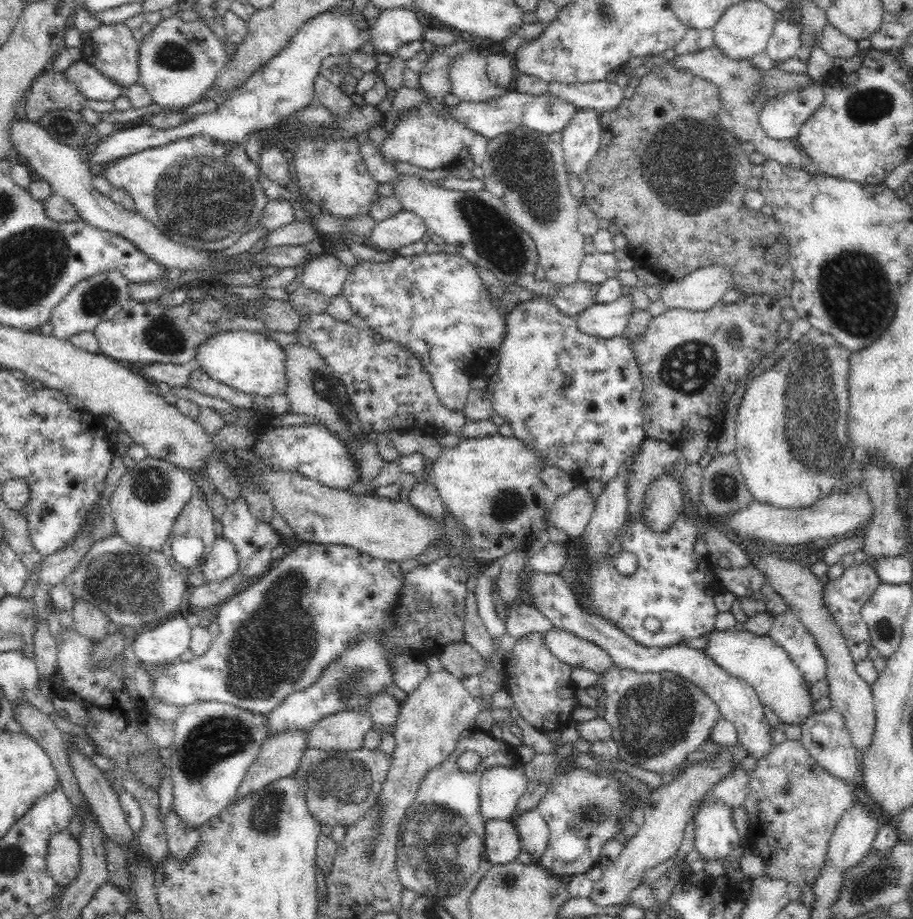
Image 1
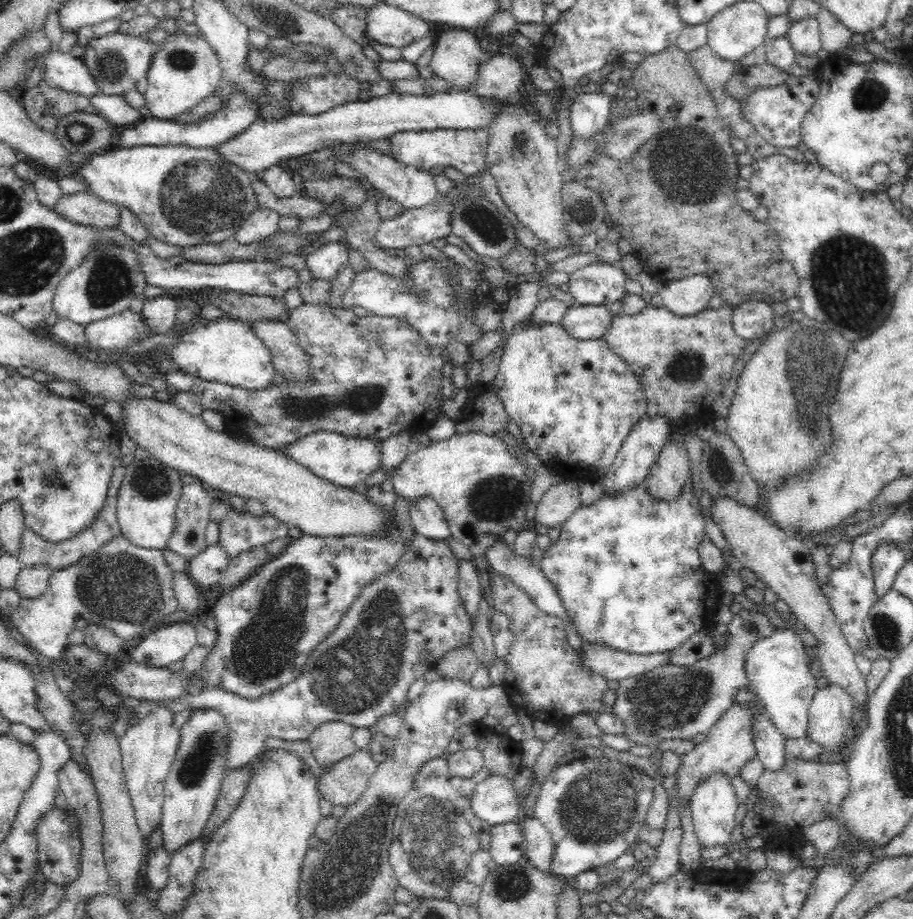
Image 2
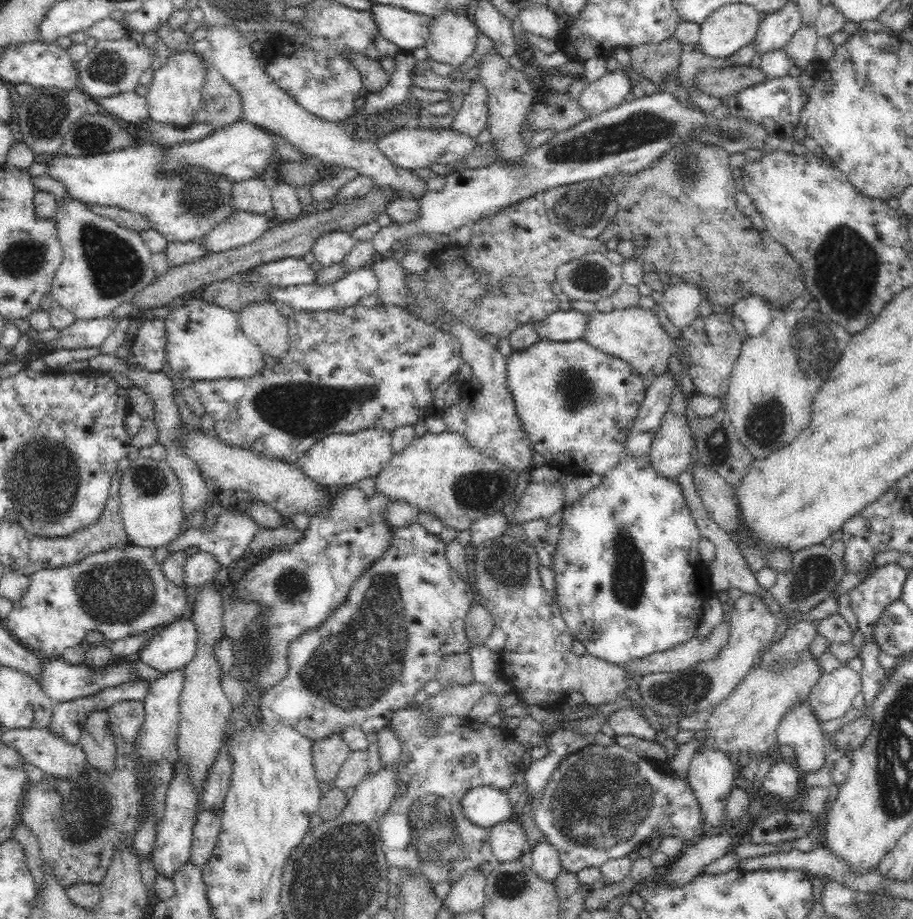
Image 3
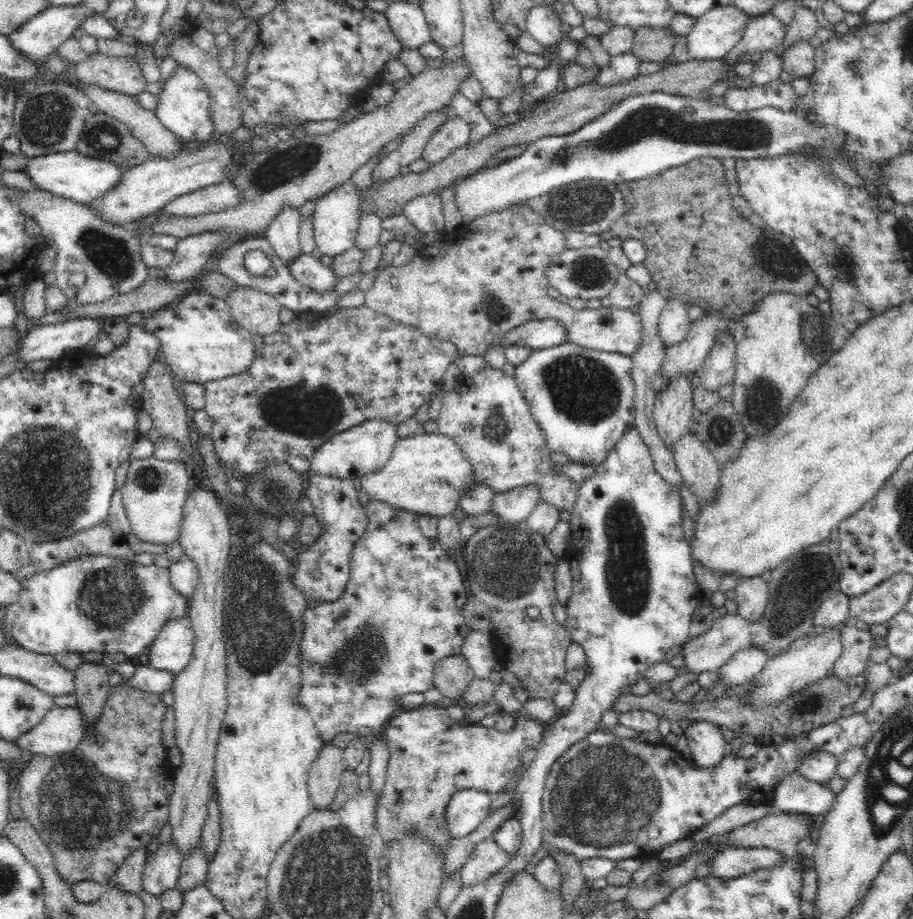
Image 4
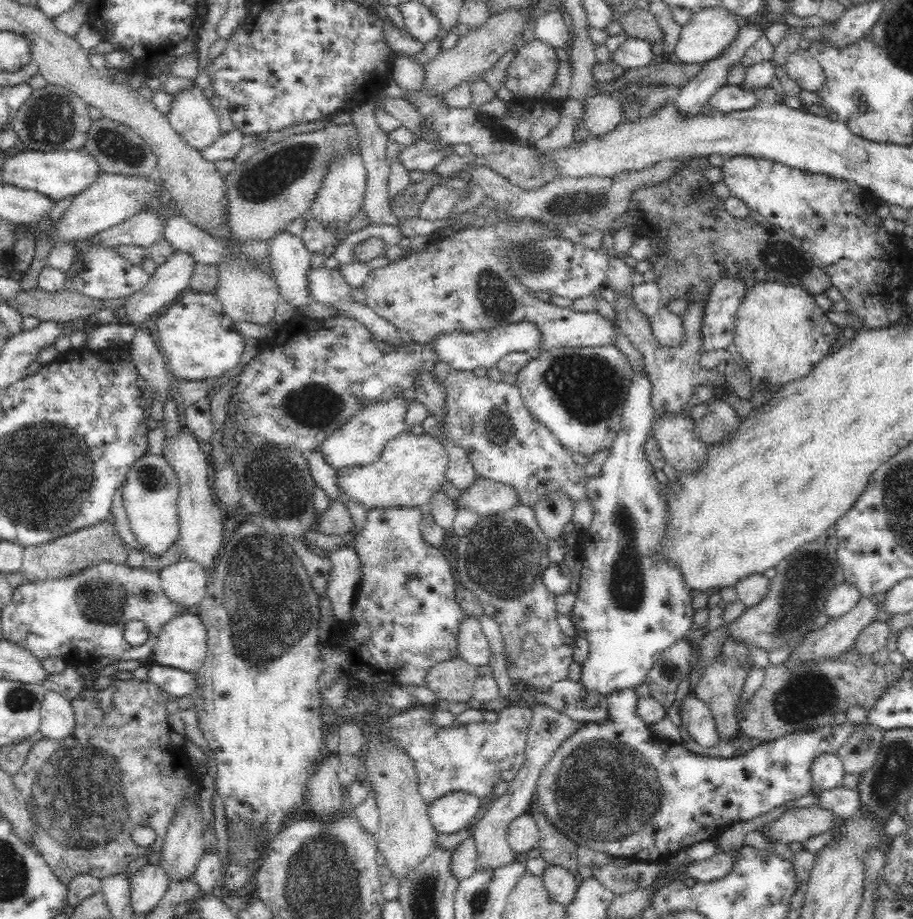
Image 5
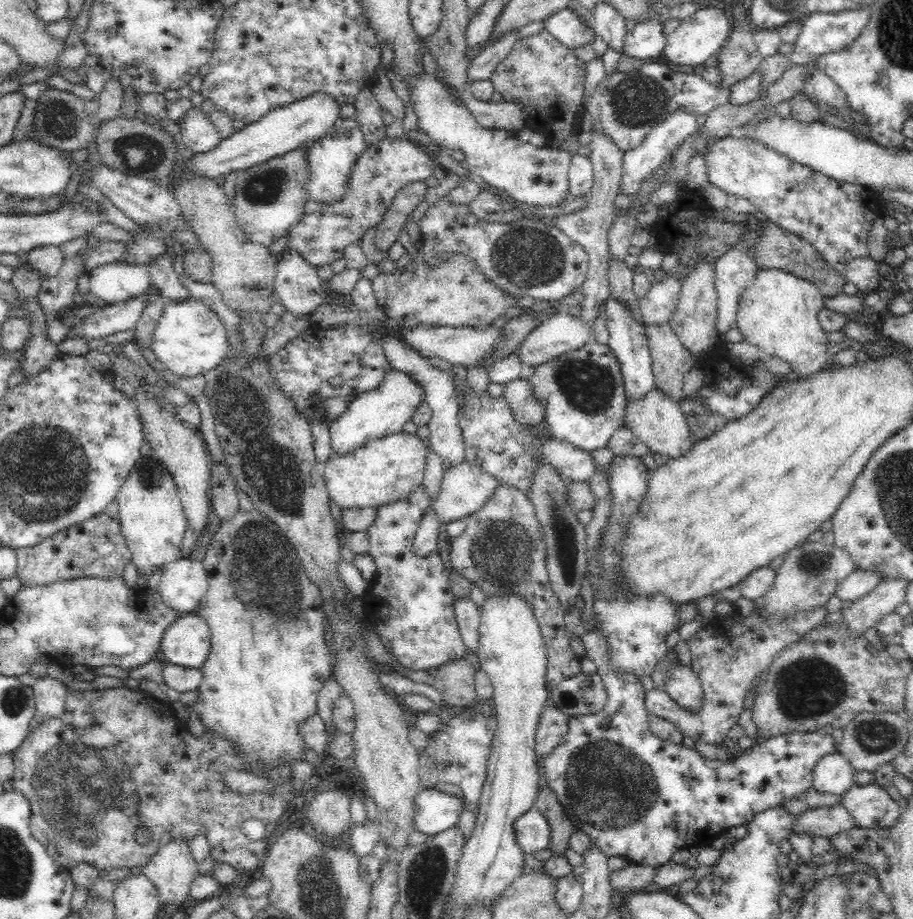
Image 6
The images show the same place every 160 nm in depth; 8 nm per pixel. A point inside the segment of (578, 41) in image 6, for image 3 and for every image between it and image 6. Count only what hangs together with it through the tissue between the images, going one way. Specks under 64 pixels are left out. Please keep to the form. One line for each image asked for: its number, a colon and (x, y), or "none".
3: (538, 19)
4: (542, 23)
5: (552, 28)

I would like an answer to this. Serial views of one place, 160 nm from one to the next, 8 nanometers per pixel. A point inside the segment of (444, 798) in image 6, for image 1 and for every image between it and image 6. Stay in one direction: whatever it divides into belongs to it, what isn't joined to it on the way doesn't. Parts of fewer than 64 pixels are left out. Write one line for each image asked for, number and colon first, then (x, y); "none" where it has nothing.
1: (501, 787)
2: (495, 800)
3: (486, 806)
4: (469, 808)
5: (453, 812)

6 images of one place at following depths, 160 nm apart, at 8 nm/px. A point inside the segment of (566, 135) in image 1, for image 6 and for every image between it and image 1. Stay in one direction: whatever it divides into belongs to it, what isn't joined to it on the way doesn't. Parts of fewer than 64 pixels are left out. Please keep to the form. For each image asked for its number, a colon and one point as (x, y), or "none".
2: (588, 115)
3: (609, 91)
4: (622, 68)
5: (635, 53)
6: (645, 41)

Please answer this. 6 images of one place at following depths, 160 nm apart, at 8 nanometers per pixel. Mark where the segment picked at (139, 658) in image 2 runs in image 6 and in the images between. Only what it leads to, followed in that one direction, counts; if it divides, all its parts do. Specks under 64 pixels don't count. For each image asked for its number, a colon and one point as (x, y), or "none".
3: (173, 647)
4: (171, 650)
5: (182, 643)
6: (187, 642)

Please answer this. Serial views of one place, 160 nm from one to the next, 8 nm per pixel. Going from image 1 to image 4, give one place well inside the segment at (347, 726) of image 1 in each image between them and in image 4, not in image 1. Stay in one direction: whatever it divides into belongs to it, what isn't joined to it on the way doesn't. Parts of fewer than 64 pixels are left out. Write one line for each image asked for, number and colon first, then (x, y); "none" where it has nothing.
2: (330, 741)
3: (328, 753)
4: (325, 773)

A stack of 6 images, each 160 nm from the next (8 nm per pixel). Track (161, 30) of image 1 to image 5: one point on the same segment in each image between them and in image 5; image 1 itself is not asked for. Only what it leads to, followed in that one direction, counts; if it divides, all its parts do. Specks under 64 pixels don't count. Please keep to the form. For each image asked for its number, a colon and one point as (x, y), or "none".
2: (185, 69)
3: (175, 93)
4: (182, 104)
5: (191, 115)

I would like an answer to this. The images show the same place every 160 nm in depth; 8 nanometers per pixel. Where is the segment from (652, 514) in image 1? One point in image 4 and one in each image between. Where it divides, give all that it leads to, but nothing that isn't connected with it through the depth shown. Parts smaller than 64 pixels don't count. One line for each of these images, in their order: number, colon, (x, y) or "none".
2: (667, 479)
3: (669, 455)
4: (673, 412)

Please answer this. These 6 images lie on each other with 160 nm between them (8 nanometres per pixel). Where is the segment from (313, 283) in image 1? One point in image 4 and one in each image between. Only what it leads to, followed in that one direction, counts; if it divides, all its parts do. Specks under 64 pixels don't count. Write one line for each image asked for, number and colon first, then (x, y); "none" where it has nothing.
2: (325, 262)
3: (331, 248)
4: (335, 220)

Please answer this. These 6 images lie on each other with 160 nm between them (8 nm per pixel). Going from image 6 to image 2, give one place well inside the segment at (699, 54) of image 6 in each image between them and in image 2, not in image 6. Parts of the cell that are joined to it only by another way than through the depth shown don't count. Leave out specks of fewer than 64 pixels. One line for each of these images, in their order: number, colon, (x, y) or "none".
2: (734, 32)
3: (726, 30)
4: (715, 33)
5: (709, 31)

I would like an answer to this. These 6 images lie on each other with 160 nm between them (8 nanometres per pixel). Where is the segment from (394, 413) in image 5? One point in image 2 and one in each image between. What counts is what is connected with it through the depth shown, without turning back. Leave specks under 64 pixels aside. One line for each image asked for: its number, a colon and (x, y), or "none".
2: (345, 461)
3: (340, 459)
4: (367, 447)

